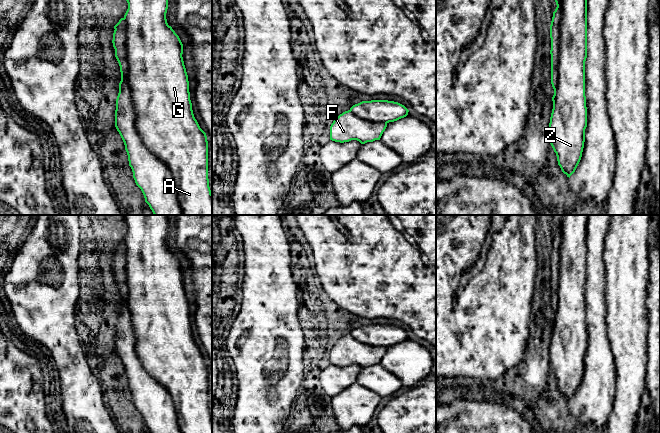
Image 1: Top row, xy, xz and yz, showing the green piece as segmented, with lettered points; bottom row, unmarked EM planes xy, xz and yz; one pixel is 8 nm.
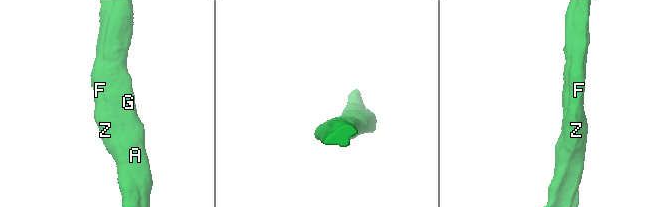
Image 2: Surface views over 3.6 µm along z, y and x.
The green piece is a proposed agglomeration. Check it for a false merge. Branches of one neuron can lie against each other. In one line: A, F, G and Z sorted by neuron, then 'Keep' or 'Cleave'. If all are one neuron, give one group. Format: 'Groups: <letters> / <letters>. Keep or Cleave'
Groups: A G / F Z. Cleave

